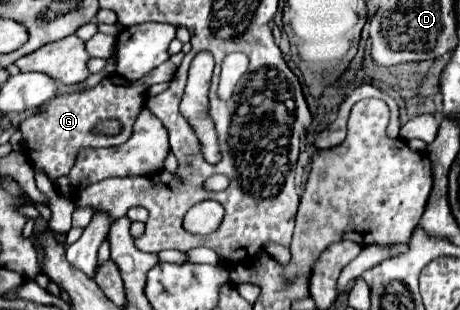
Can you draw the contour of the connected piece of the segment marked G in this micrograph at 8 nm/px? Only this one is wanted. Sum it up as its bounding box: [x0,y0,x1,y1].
[20,60,176,182]

